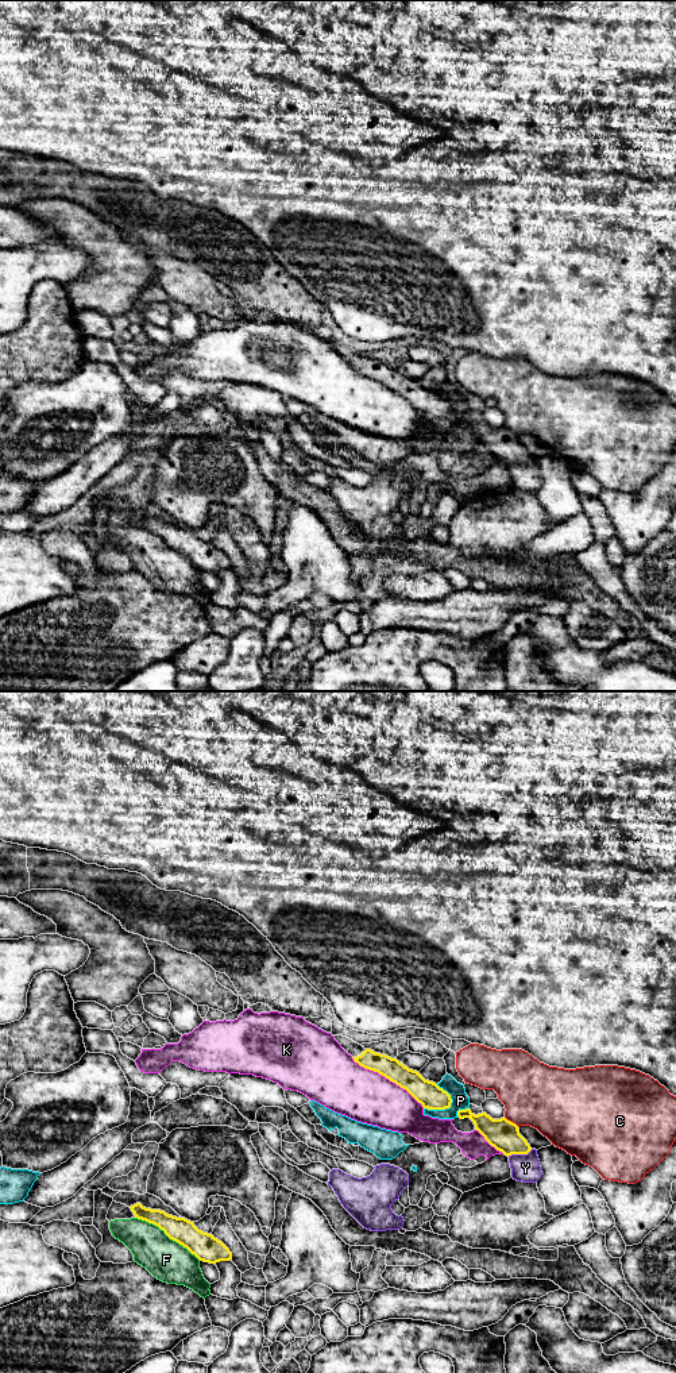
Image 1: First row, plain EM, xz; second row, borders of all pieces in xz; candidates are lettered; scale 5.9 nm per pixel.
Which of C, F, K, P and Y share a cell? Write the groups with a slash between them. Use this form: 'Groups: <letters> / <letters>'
Groups: C / F / K / P / Y

